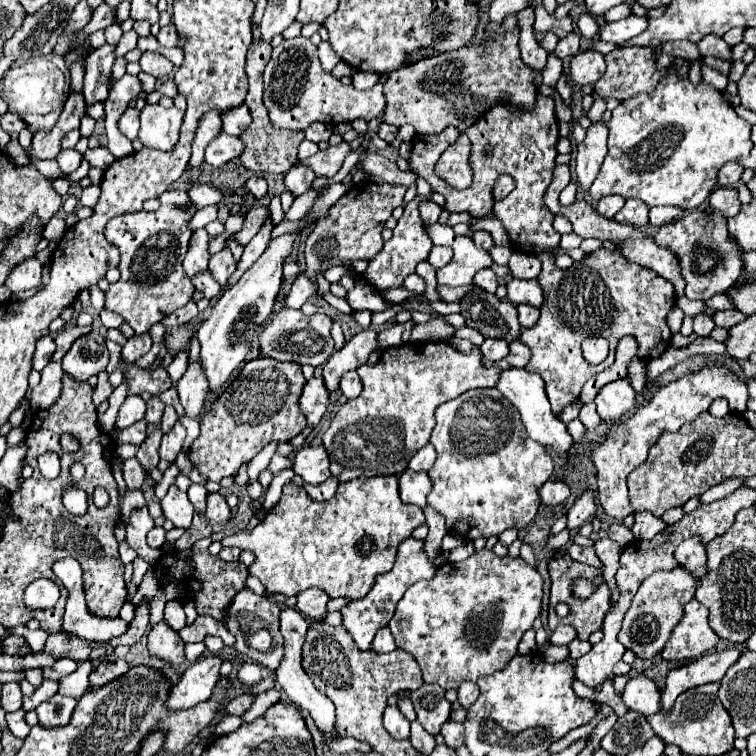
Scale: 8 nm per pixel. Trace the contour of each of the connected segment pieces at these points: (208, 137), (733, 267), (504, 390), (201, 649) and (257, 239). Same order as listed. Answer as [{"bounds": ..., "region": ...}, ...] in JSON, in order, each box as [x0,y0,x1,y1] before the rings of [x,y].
[{"bounds":[189,110,223,182],"region":[[[209,110],[201,116],[199,120],[199,126],[197,126],[197,134],[195,134],[195,140],[193,140],[193,156],[189,160],[193,172],[189,172],[189,180],[195,182],[197,176],[199,176],[199,168],[201,168],[201,162],[203,162],[203,152],[207,148],[207,144],[217,138],[221,132],[223,132],[223,120],[219,116],[221,112],[219,110]]]},{"bounds":[653,210,743,300],"region":[[[715,210],[687,212],[681,218],[659,226],[653,238],[659,246],[669,248],[677,256],[683,280],[687,282],[685,296],[691,300],[709,300],[715,294],[727,292],[741,274],[743,252],[727,230],[727,218]]]},{"bounds":[495,368,575,468],"region":[[[525,368],[501,370],[495,388],[521,412],[521,420],[523,420],[523,426],[525,426],[529,438],[533,438],[535,442],[539,442],[543,446],[553,448],[565,460],[565,466],[573,468],[573,464],[567,460],[567,456],[569,456],[569,452],[571,452],[575,442],[573,442],[571,434],[567,432],[567,426],[557,416],[553,416],[551,404],[549,404],[549,398],[547,398],[547,392],[545,392],[545,384],[543,384],[541,376],[539,374],[531,374]]]},{"bounds":[185,642,206,662],"region":[[[203,642],[198,643],[186,643],[185,644],[185,656],[191,662],[195,662],[206,650]]]},{"bounds":[225,220,273,288],"region":[[[267,220],[261,230],[252,238],[252,240],[244,247],[241,260],[237,264],[236,271],[231,275],[231,280],[227,282],[225,288],[231,288],[242,274],[249,269],[266,250],[271,241],[271,231],[273,225],[271,220]]]}]

